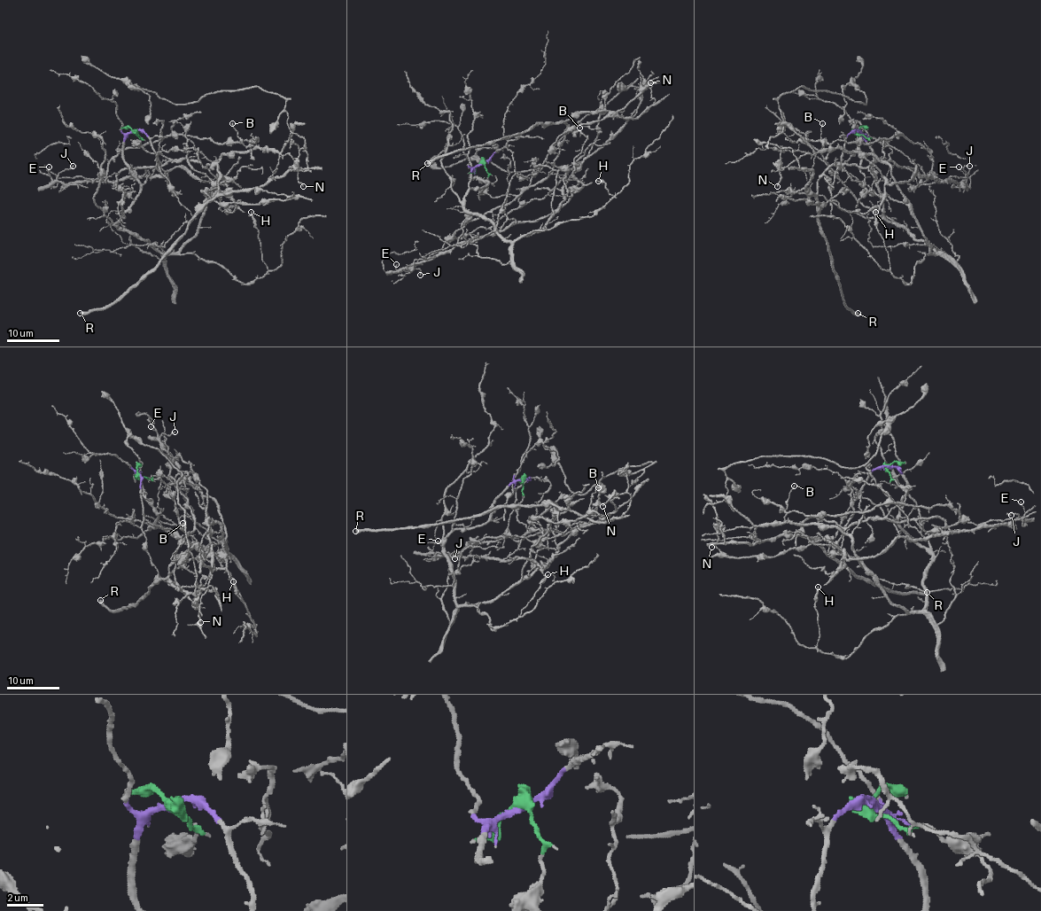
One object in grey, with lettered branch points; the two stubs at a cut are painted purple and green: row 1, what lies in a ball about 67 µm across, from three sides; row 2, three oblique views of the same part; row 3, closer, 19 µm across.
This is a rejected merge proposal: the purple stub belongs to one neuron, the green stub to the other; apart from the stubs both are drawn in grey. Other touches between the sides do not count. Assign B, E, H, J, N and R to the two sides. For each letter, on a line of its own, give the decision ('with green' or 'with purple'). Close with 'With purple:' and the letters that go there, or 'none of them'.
B: with green
E: with green
H: with purple
J: with green
N: with green
R: with green
With purple: H

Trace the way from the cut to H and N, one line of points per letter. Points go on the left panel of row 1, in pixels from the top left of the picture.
H: (135, 131), (123, 153), (140, 191), (123, 230), (252, 284), (268, 269), (251, 212)
N: (135, 131), (145, 150), (215, 164), (221, 193), (260, 188), (307, 167), (303, 148), (297, 172), (303, 186)

